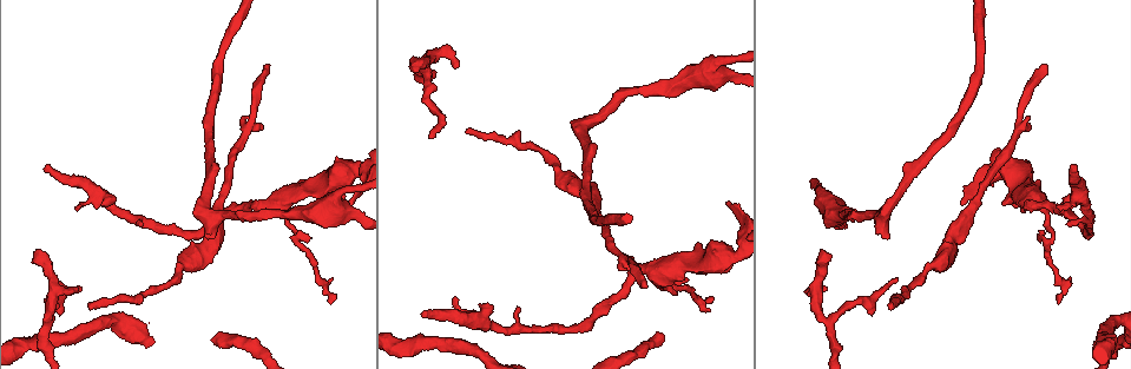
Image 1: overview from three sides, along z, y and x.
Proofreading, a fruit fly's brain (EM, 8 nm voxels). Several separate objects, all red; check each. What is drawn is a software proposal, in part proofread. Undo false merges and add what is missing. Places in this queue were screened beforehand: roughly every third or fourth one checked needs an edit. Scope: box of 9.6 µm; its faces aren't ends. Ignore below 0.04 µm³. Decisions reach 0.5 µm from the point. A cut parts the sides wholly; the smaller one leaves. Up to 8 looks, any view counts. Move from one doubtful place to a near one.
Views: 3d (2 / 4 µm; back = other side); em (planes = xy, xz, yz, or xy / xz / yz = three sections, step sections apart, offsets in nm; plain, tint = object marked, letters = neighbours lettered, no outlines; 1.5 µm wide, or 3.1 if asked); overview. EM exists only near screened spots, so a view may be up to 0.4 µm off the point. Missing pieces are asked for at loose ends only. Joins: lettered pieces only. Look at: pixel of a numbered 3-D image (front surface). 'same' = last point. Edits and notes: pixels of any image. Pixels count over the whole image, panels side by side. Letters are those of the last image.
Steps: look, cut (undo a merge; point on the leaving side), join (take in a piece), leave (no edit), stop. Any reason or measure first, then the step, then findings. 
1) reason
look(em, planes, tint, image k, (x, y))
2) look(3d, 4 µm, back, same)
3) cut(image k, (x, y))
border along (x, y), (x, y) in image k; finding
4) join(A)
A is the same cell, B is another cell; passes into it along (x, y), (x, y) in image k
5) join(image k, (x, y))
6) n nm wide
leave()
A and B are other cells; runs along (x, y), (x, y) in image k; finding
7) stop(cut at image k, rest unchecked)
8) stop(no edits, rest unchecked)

tapers out
look(em, xz, step 4, tint, image 1, (895, 279))

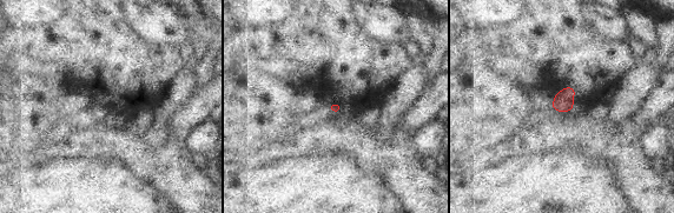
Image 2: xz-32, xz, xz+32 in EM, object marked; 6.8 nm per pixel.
look(em, yz, step 8, letters, same)

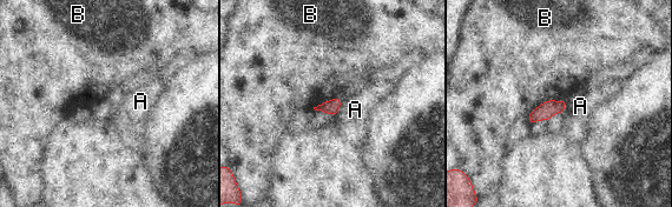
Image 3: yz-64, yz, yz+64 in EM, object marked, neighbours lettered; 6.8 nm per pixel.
leave()
A and B are other cells; no lettered piece goes on from it

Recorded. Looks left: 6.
free end
look(3d, 2 µm, image 1, (411, 61))

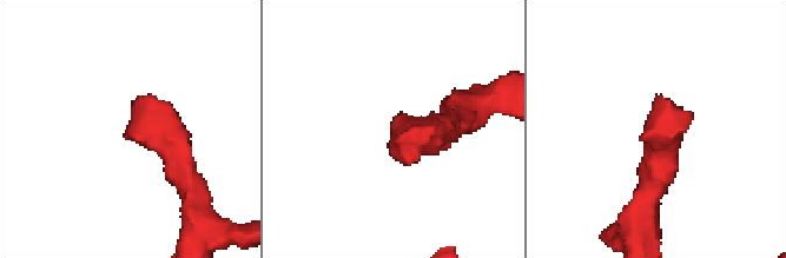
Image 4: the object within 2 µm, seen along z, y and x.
now the EM
look(em, planes, letters, image 4, (398, 137))

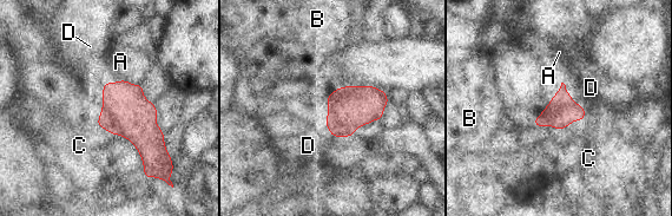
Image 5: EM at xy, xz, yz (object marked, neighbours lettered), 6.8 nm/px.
200 nm wide
leave()
A, B, C and D are other cells; border along (565, 85), (568, 95), (586, 111) in image 5; no lettered piece goes on from it

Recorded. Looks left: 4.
an open end
look(3d, 2 µm, image 1, (207, 237))

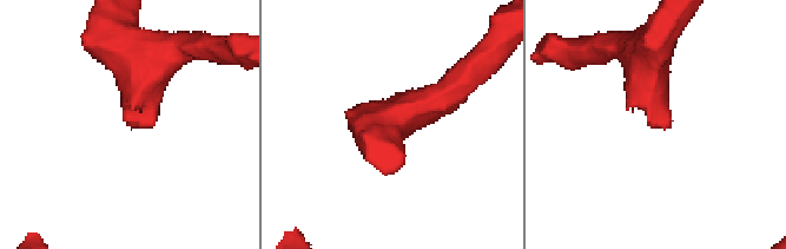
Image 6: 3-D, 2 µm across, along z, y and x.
need the tissue
look(em, planes, plain, image 6, (132, 127))

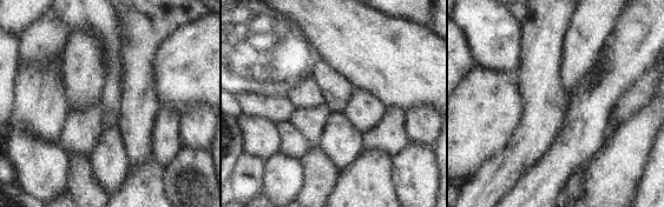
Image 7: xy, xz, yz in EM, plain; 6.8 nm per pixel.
what lies round it
look(em, planes, letters, same)

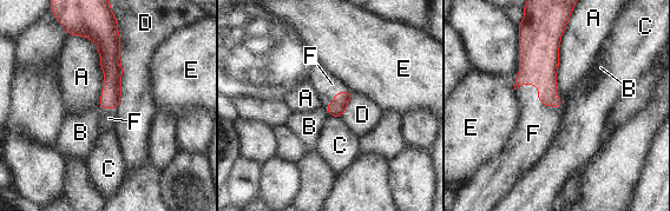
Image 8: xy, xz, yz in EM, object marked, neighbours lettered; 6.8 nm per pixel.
join(F)
F is the same cell, A, B, C, D and E are other cells; passes into it along (538, 55), (538, 92), (537, 123) in image 8; the cell continues

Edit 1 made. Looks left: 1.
stop(join at image 8, rest unchecked)

